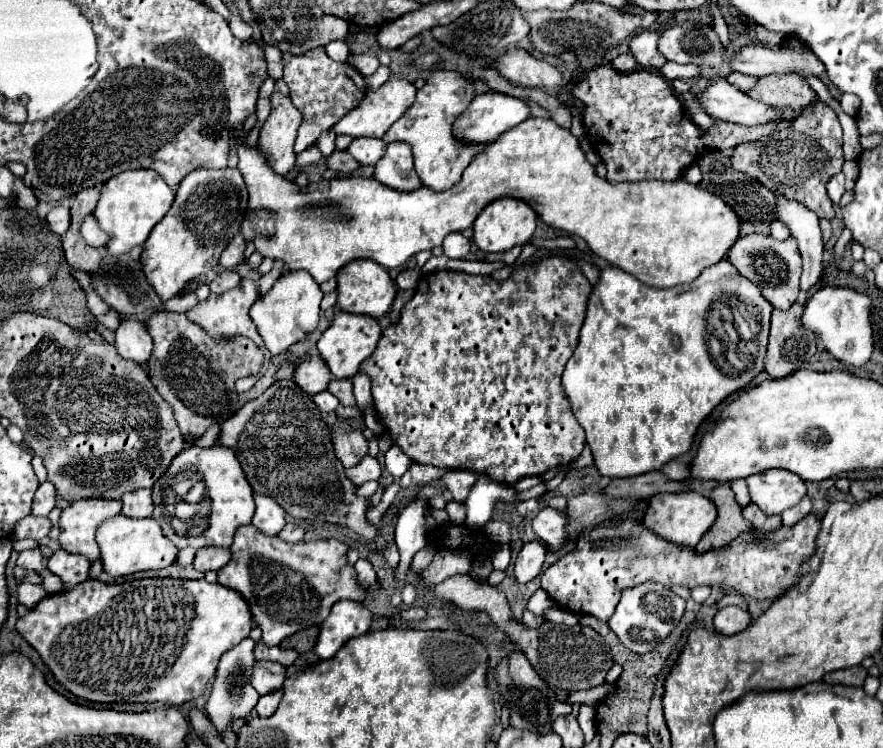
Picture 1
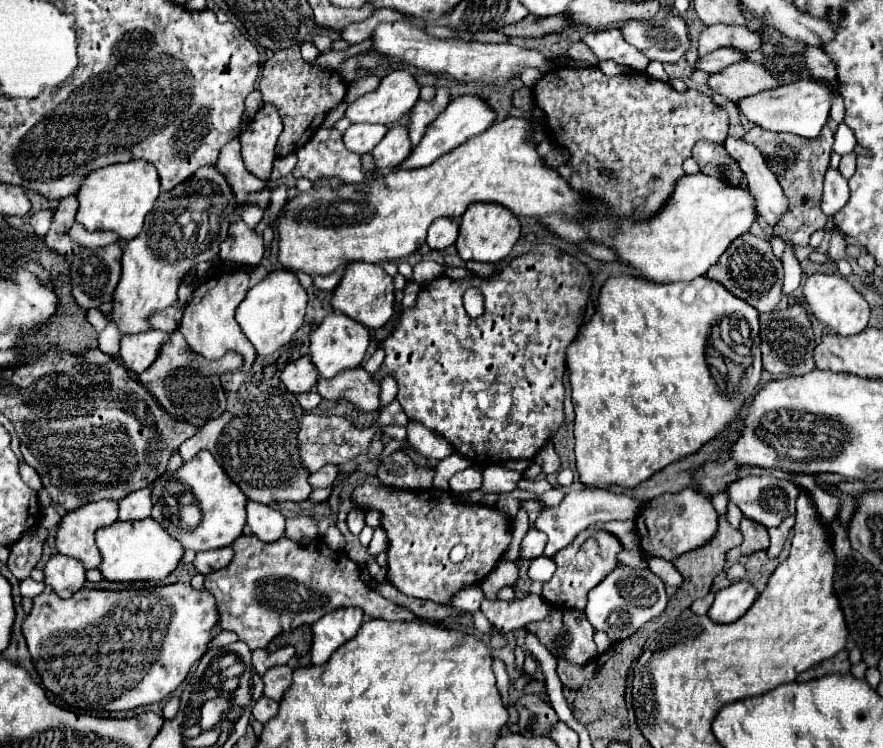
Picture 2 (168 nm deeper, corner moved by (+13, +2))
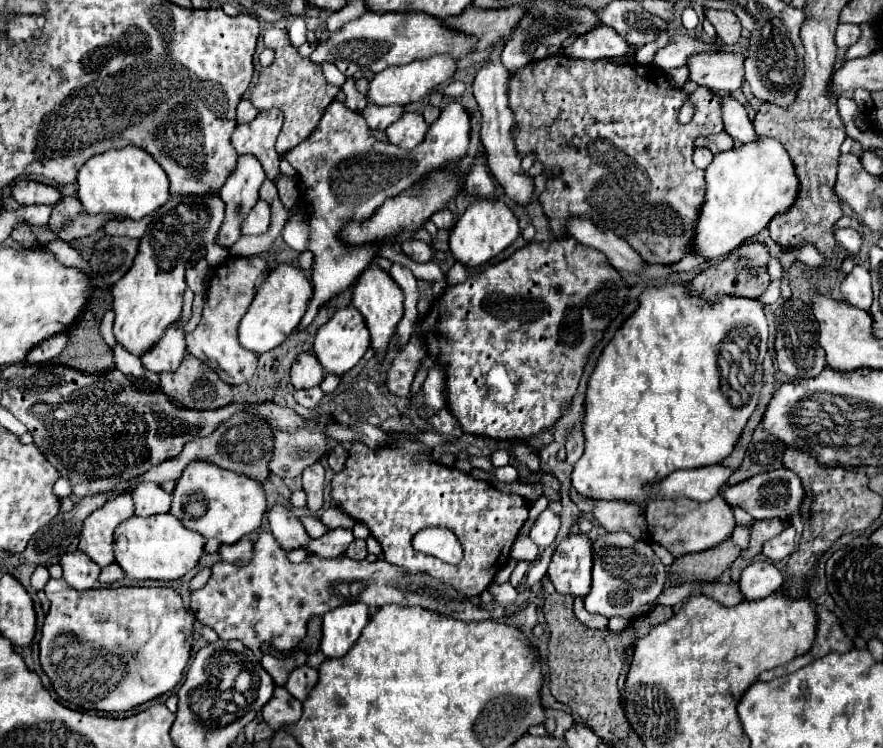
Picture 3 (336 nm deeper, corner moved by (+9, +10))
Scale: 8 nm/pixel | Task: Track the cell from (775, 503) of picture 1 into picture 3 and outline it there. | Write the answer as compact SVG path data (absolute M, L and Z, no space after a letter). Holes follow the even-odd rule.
M778 468L772 472L764 472L758 476L752 476L736 486L728 486L724 490L724 500L730 506L740 506L744 508L752 518L780 518L780 520L788 520L792 512L798 512L802 502L804 502L804 488L800 478L790 472L788 468Z

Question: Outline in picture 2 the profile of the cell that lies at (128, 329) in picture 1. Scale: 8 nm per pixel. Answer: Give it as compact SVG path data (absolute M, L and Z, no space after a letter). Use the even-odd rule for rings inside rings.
M162 330L122 336L120 358L124 366L134 374L142 374L158 358L158 350L162 350L162 346L170 340L170 336L172 332L162 332Z

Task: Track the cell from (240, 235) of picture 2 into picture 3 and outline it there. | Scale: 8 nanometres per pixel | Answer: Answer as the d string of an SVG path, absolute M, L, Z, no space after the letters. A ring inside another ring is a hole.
M258 200L256 206L248 212L248 216L242 220L240 224L240 234L242 236L258 236L258 234L264 234L268 230L268 224L270 224L270 208L266 202Z

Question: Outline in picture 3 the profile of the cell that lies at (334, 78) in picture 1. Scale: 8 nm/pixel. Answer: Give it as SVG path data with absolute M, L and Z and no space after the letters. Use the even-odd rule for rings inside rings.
M270 28L264 34L264 44L266 48L274 48L276 58L270 66L260 70L260 80L250 92L250 100L258 110L268 110L268 108L280 108L284 112L284 126L276 142L276 150L280 156L284 156L288 150L304 142L312 130L318 126L324 110L332 104L336 94L342 90L340 86L332 86L326 82L322 68L314 64L312 60L306 60L298 54L298 48L292 46L286 30L282 28Z

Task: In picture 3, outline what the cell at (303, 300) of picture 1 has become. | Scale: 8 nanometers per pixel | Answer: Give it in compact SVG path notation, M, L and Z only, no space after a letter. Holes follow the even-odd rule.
M290 264L276 266L266 274L262 286L254 294L252 304L248 306L248 312L240 322L240 344L256 354L264 354L280 346L298 328L310 298L312 298L312 284L310 280L306 280L300 268L294 268Z

